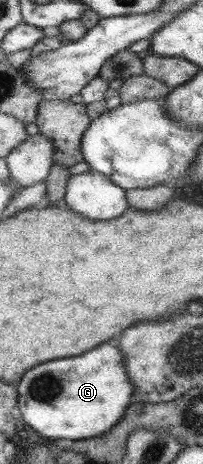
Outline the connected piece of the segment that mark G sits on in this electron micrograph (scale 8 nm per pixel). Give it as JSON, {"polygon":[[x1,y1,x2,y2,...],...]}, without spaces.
{"polygon":[[112,341,110,345,98,345,90,349,90,353,82,353,74,359,46,361,28,369,26,377,16,387,17,407,22,421,46,439,88,440,110,431,122,419,132,390,120,350]]}

